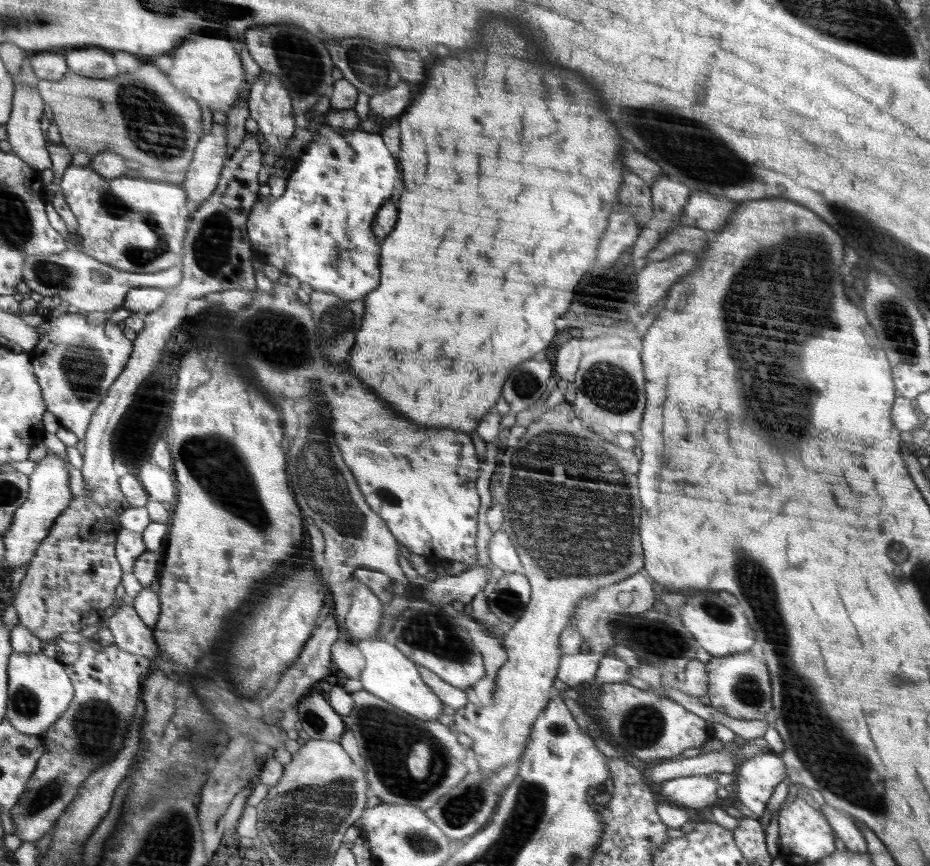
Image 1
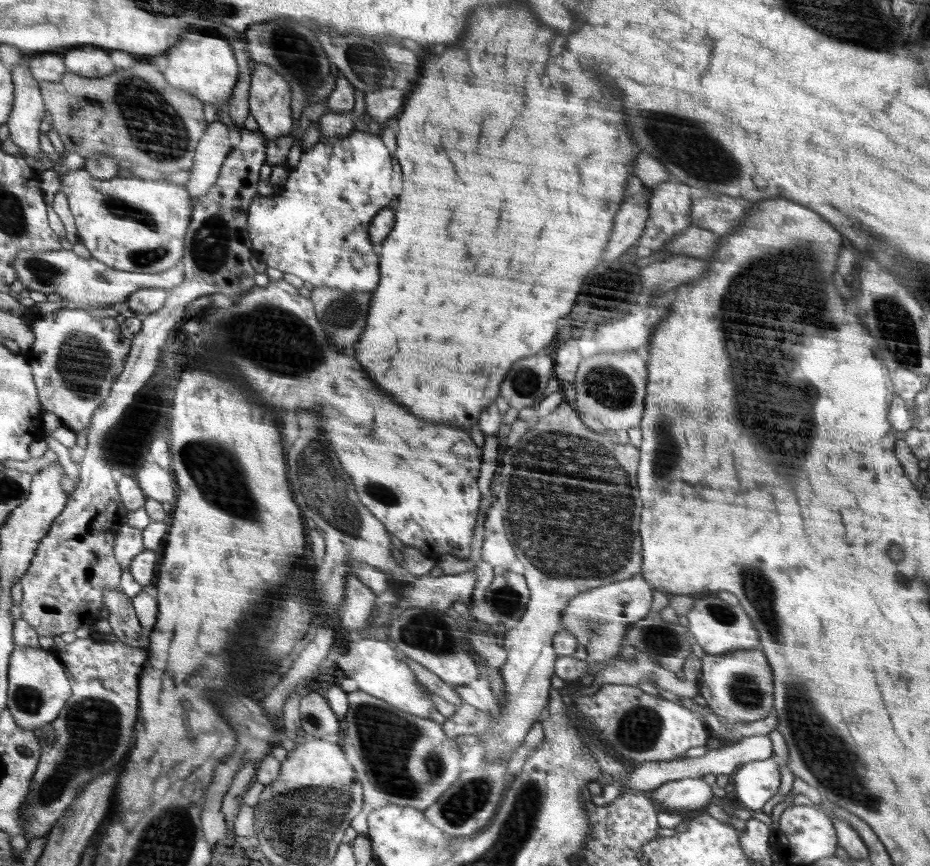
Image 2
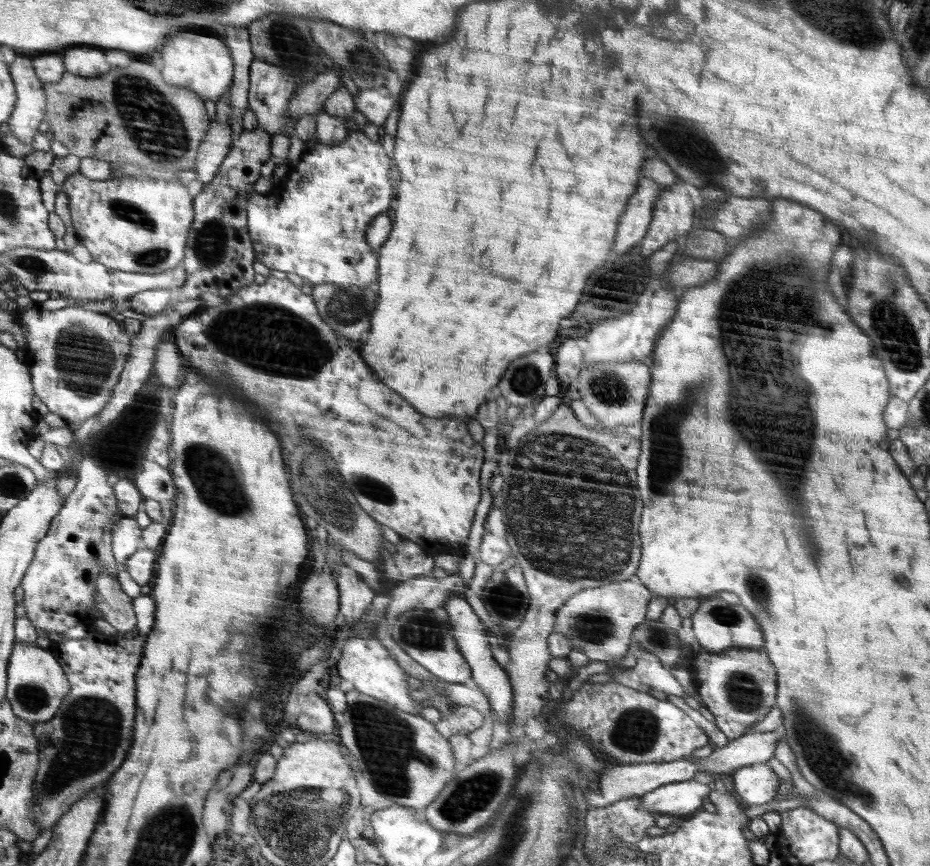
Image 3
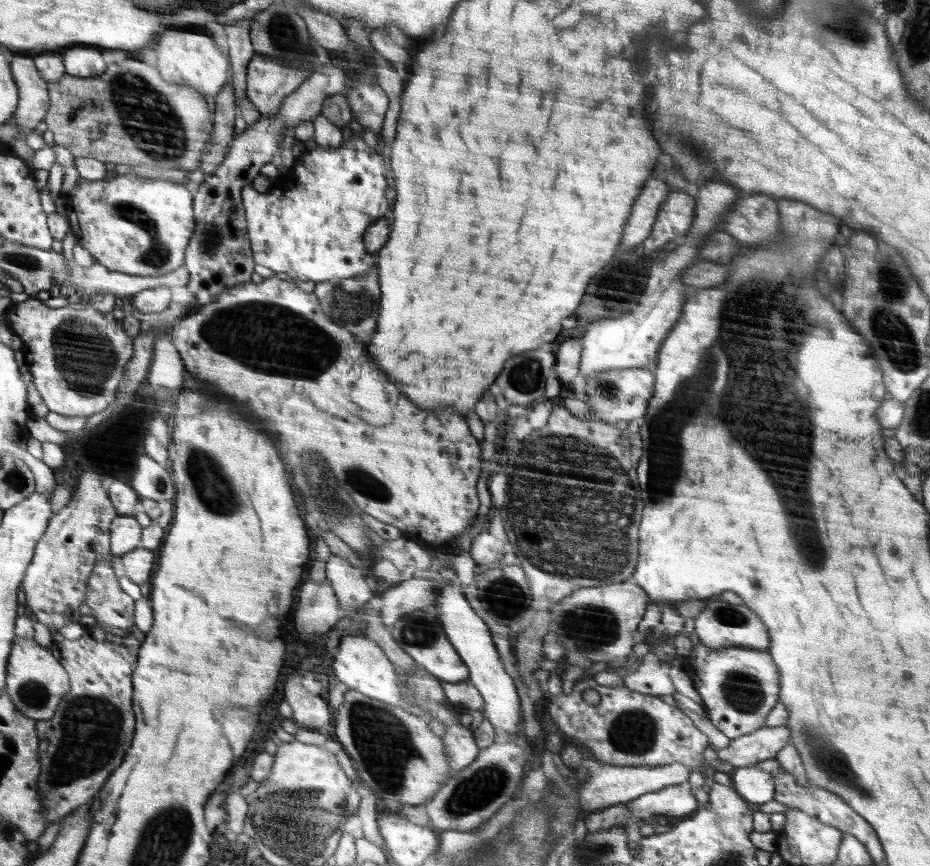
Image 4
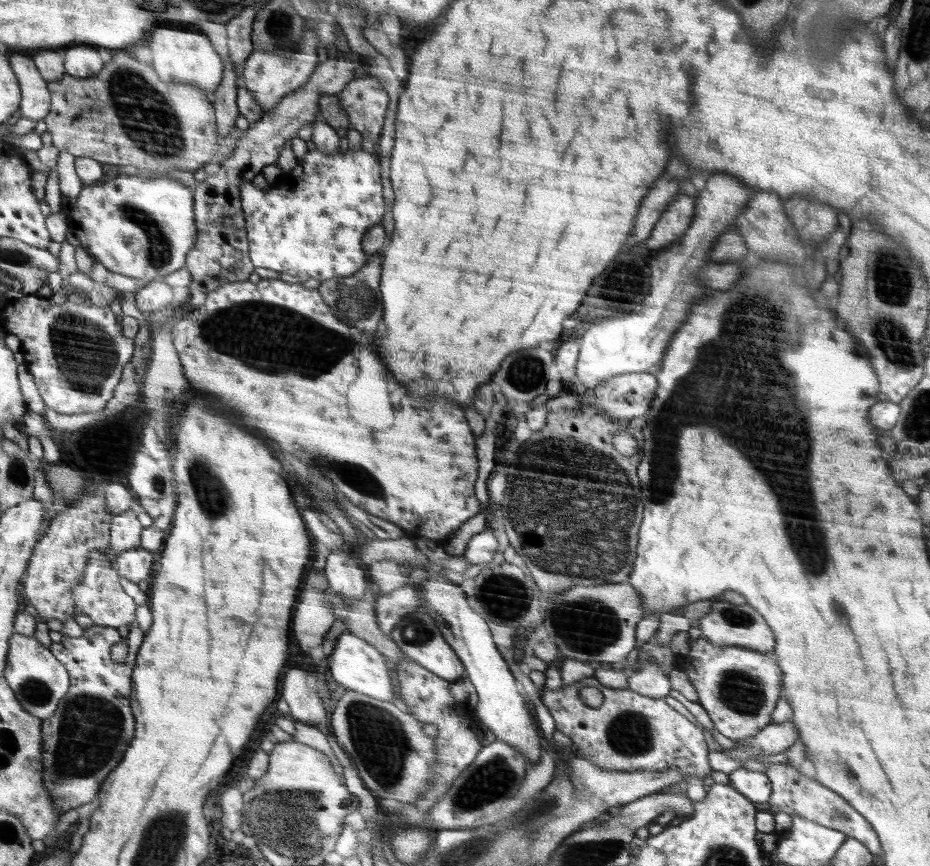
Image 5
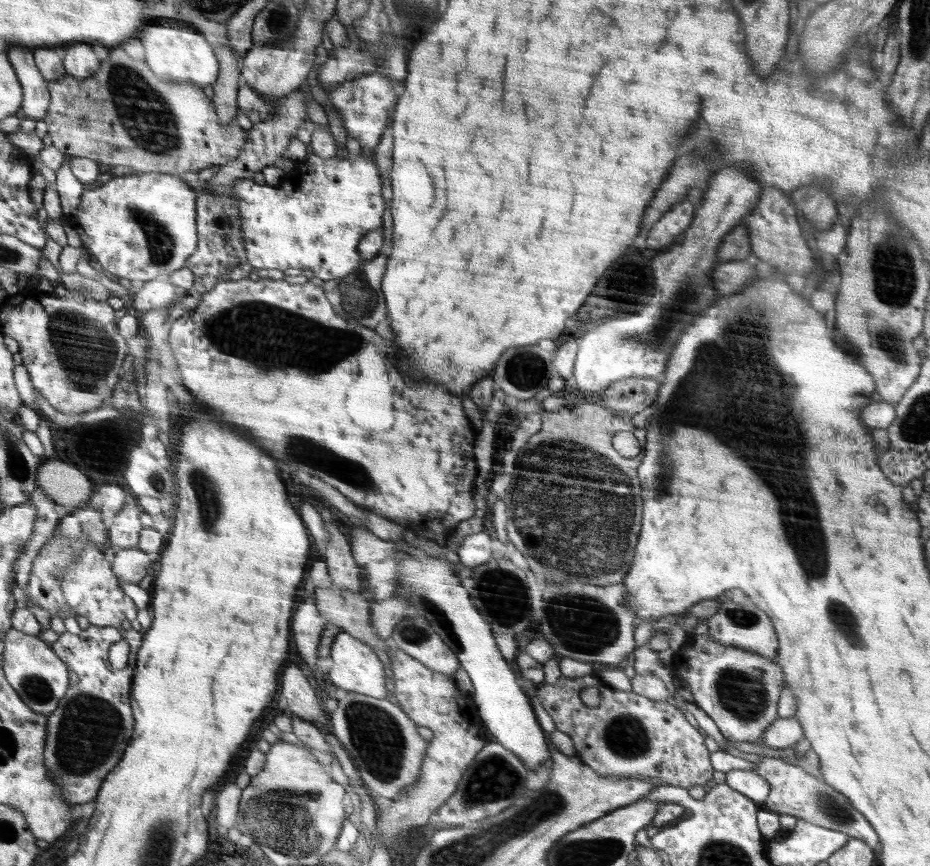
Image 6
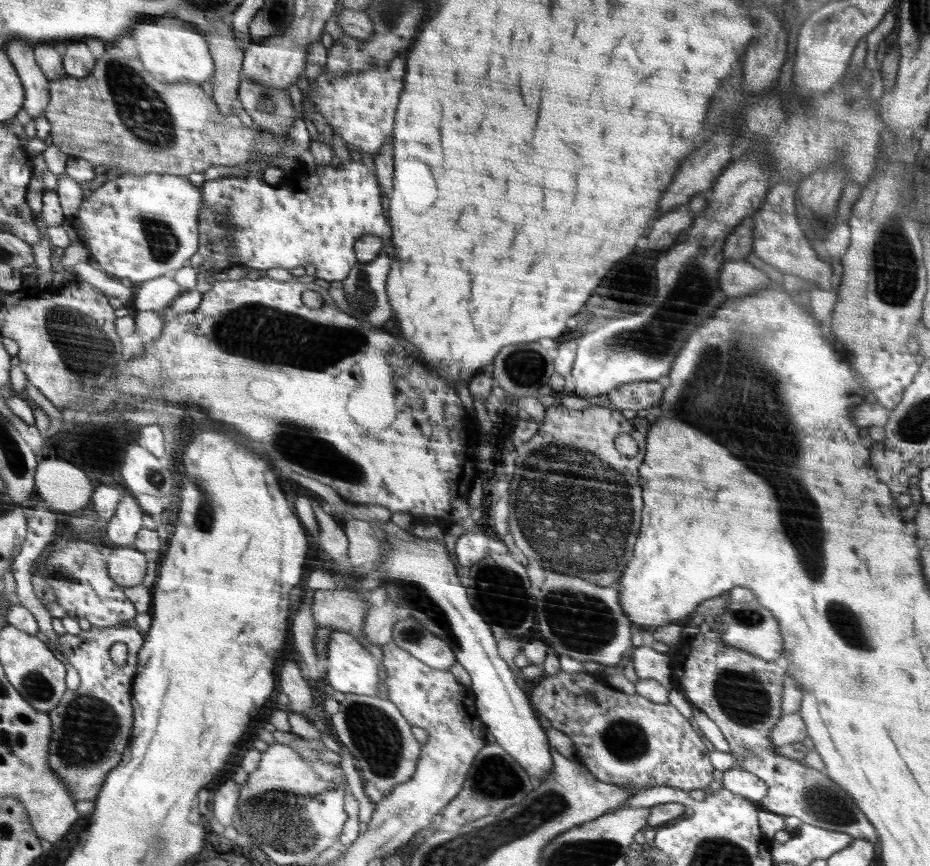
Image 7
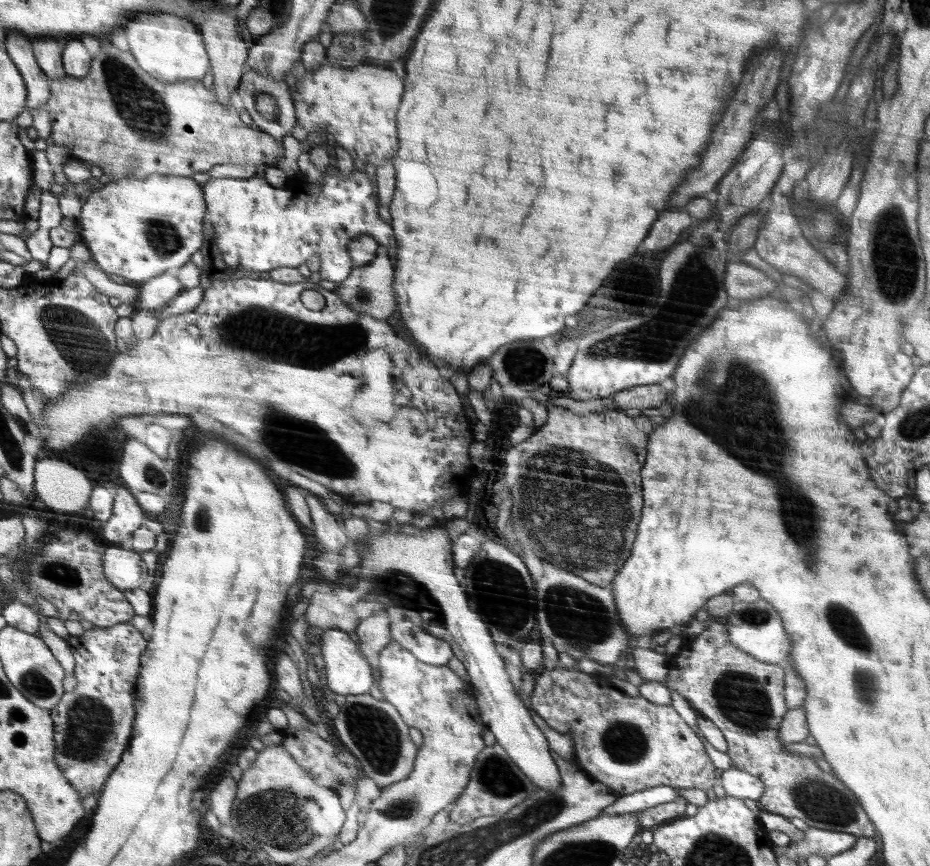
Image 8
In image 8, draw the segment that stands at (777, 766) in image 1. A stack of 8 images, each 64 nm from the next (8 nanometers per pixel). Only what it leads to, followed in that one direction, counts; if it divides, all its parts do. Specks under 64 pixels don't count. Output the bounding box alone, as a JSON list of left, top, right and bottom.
[719,766,765,801]

